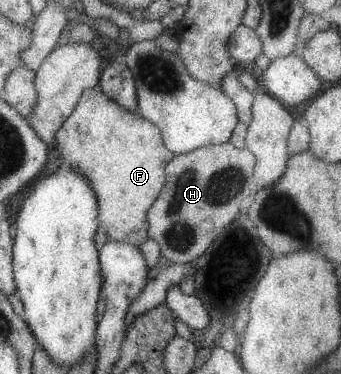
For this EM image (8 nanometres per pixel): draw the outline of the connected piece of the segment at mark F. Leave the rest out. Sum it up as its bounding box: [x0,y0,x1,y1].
[54,88,174,247]

